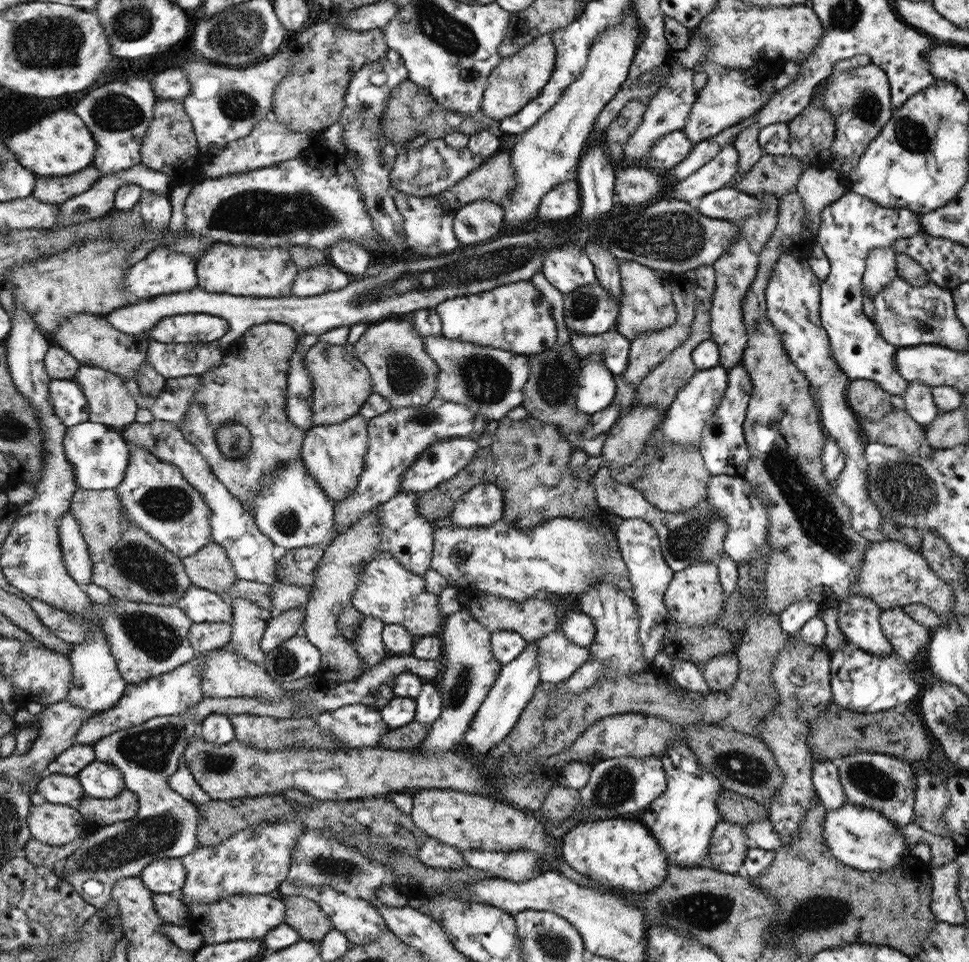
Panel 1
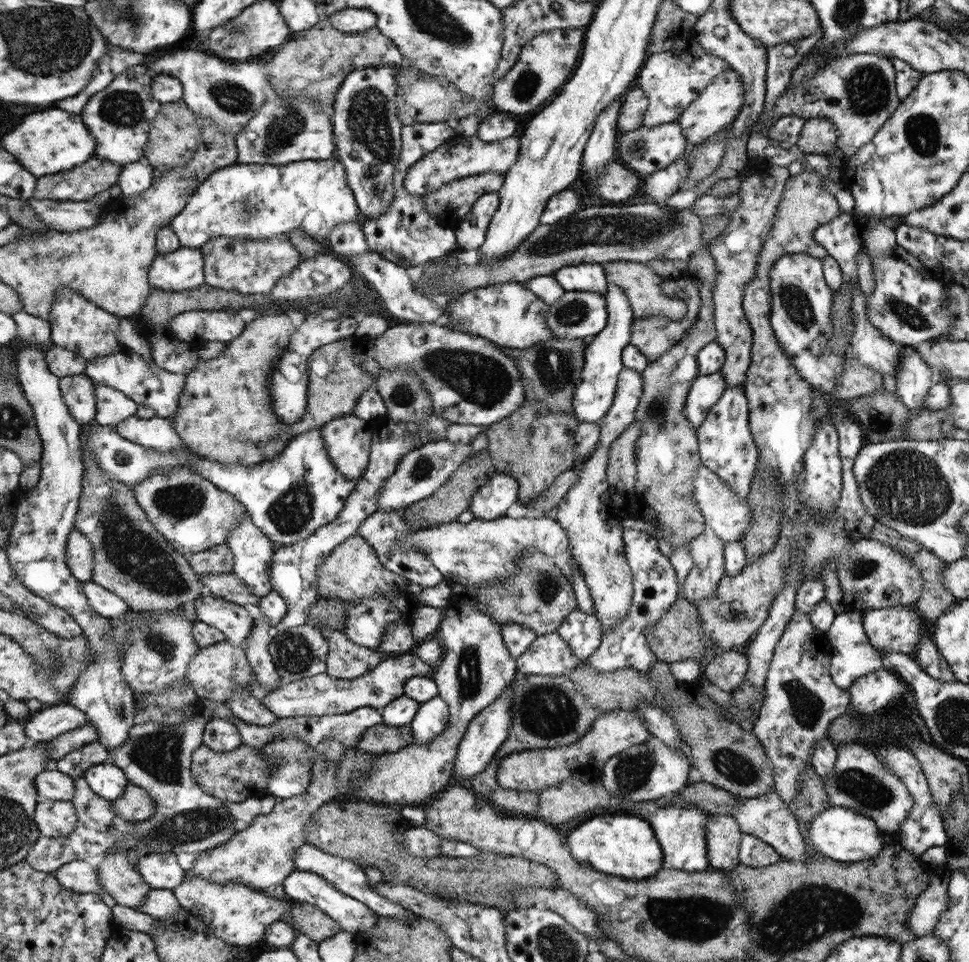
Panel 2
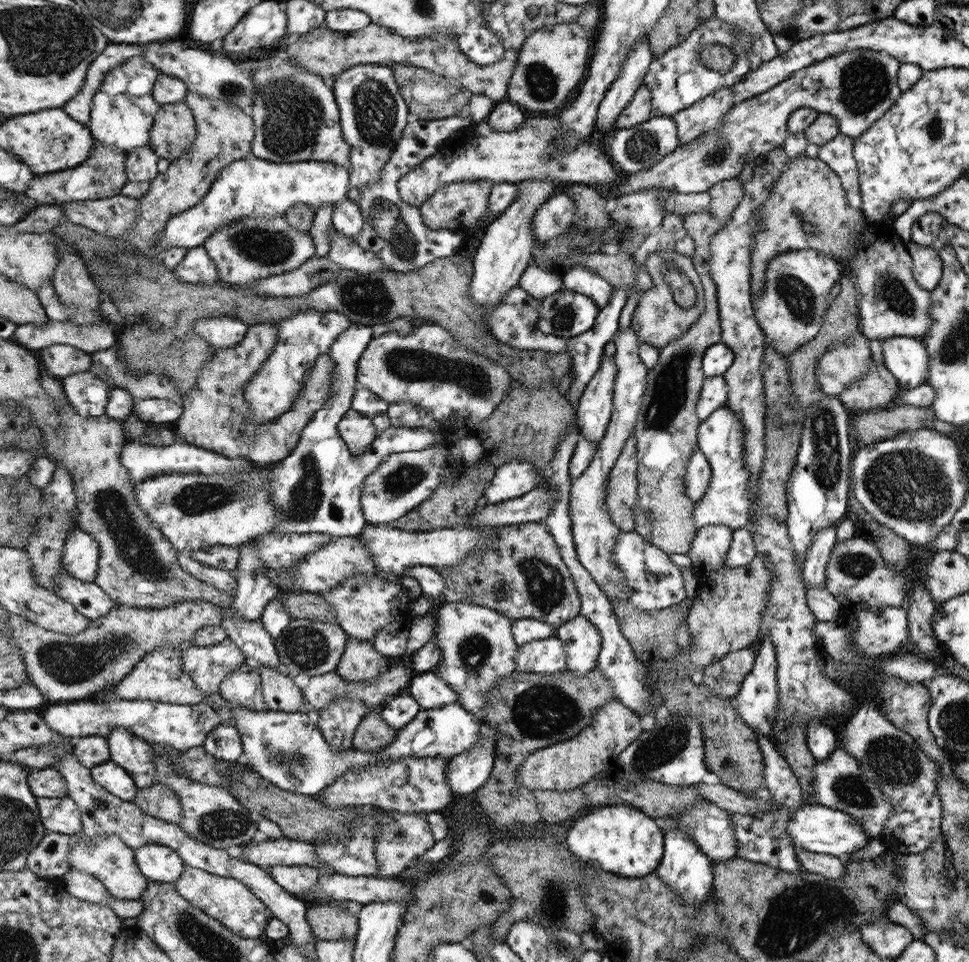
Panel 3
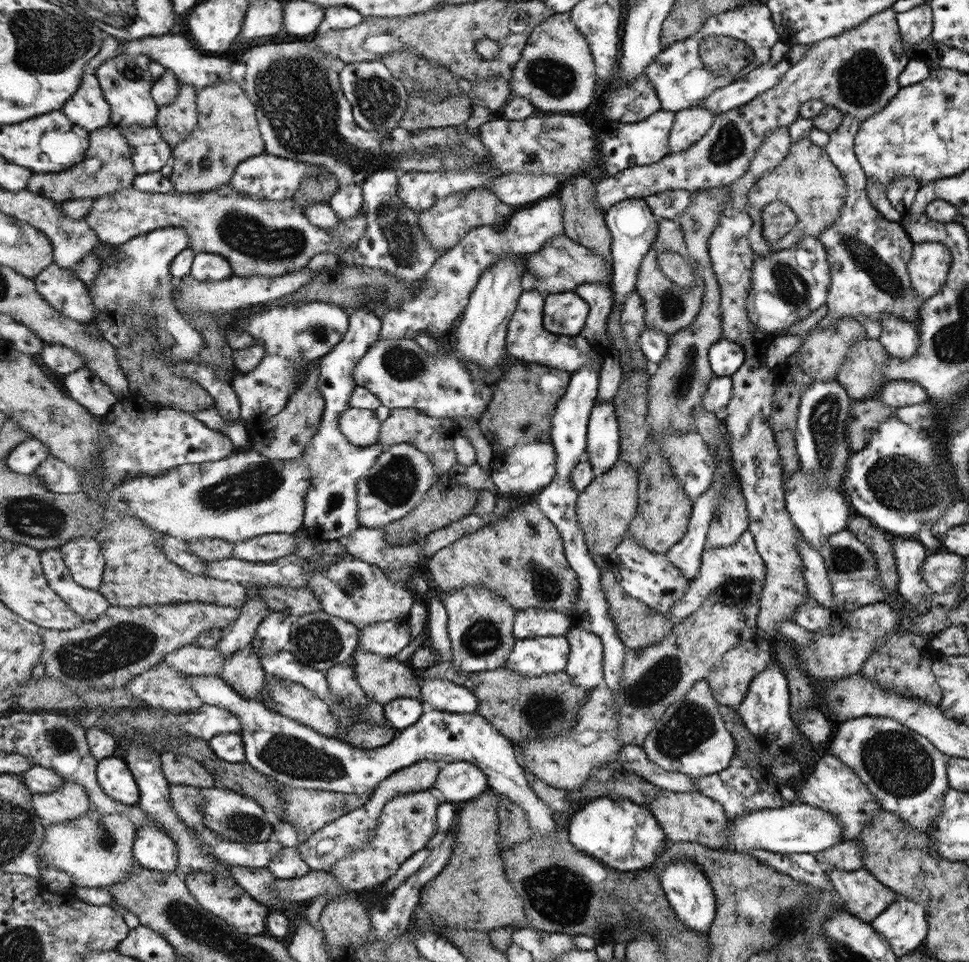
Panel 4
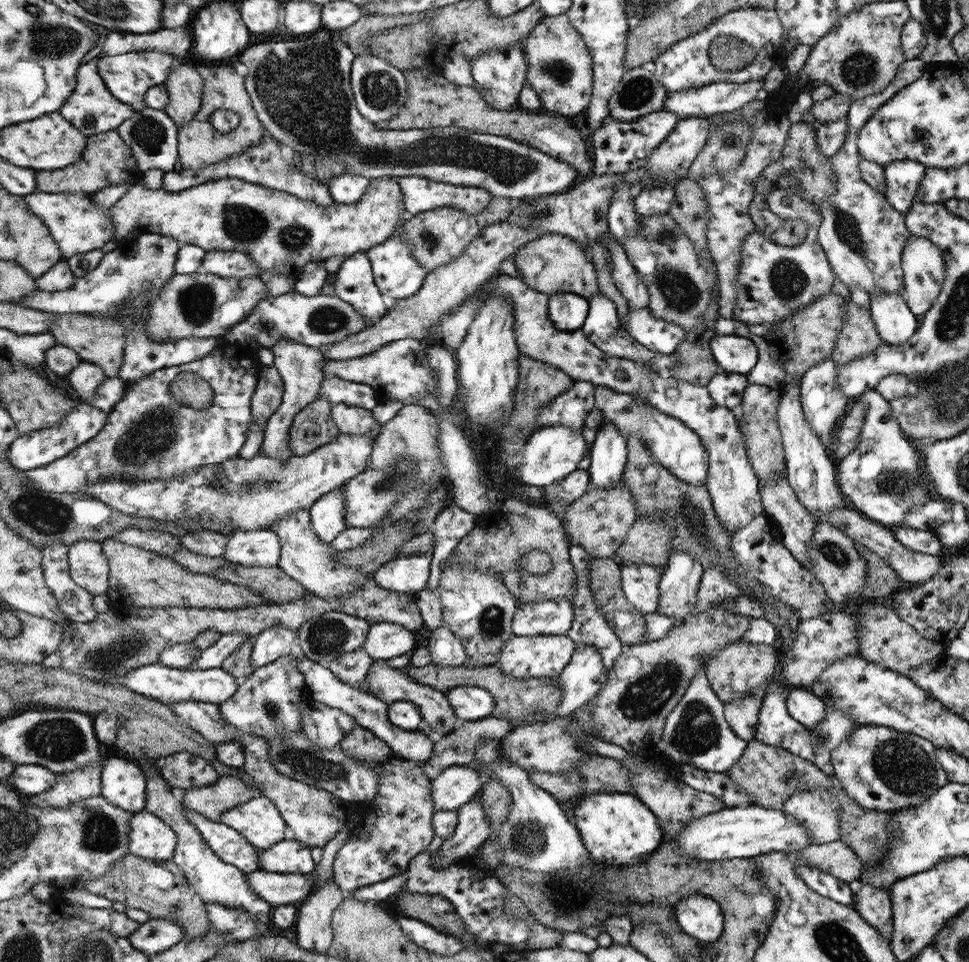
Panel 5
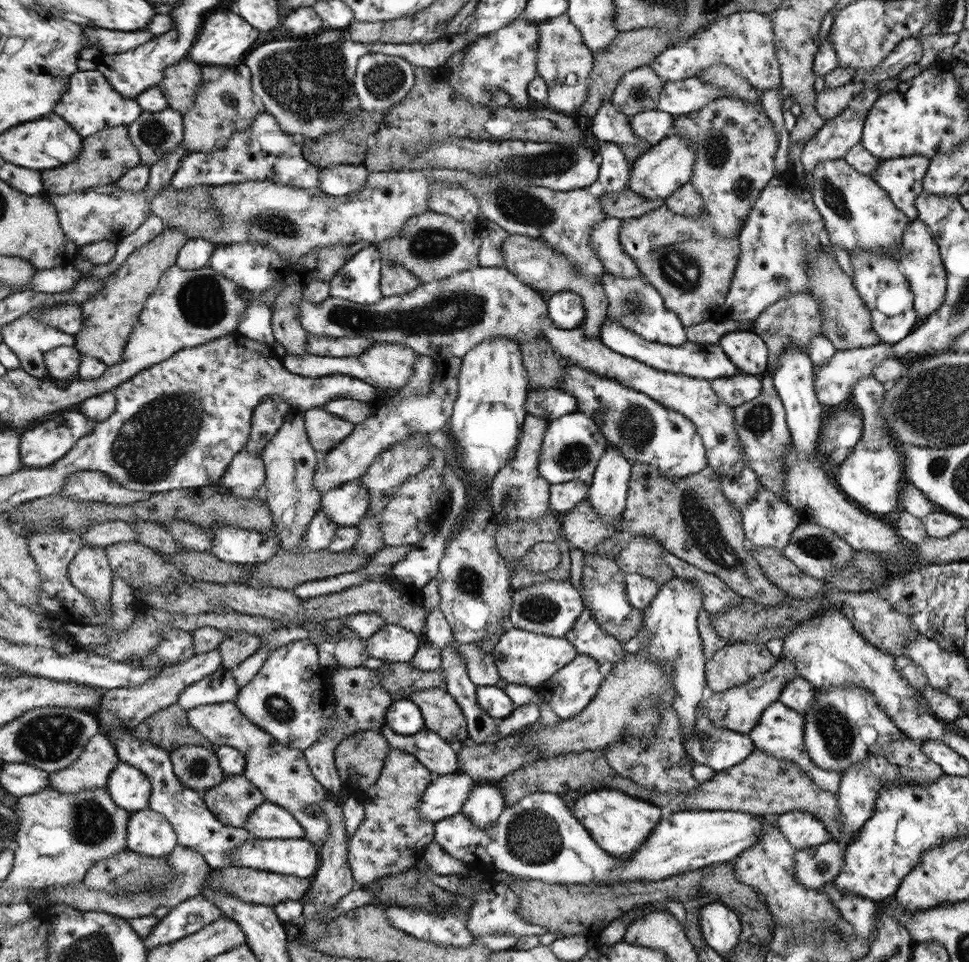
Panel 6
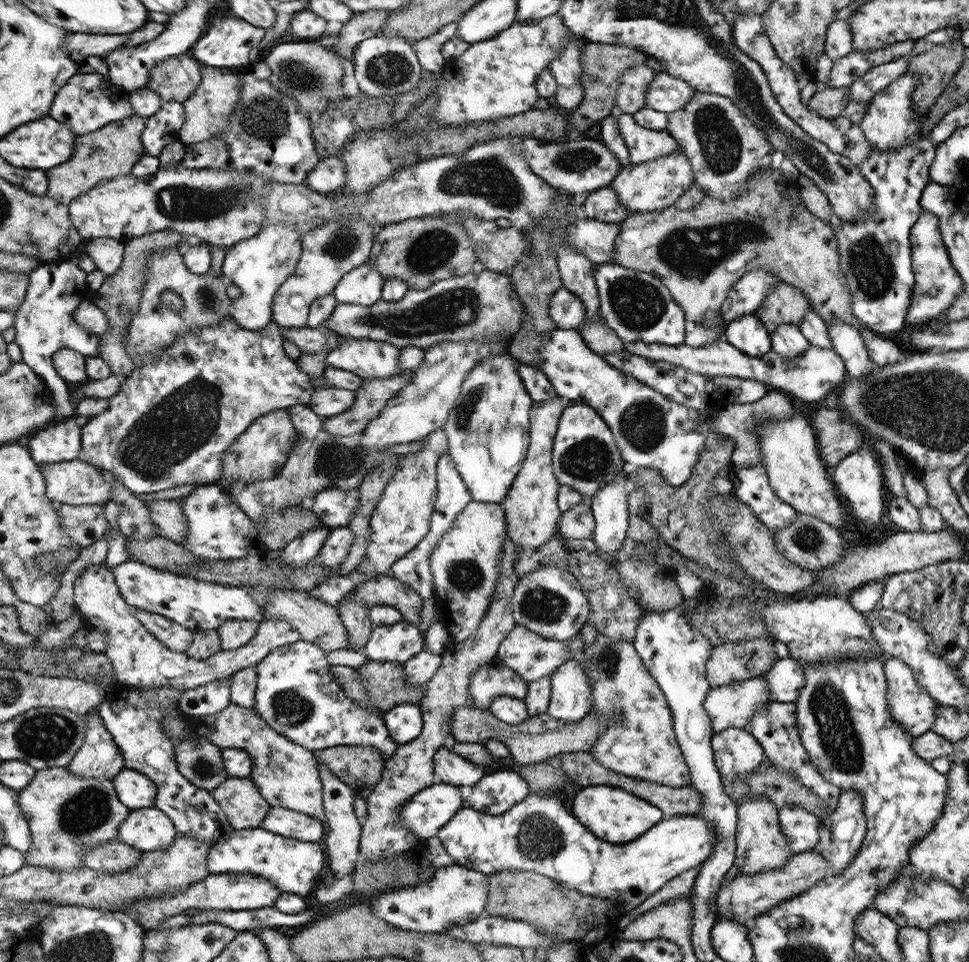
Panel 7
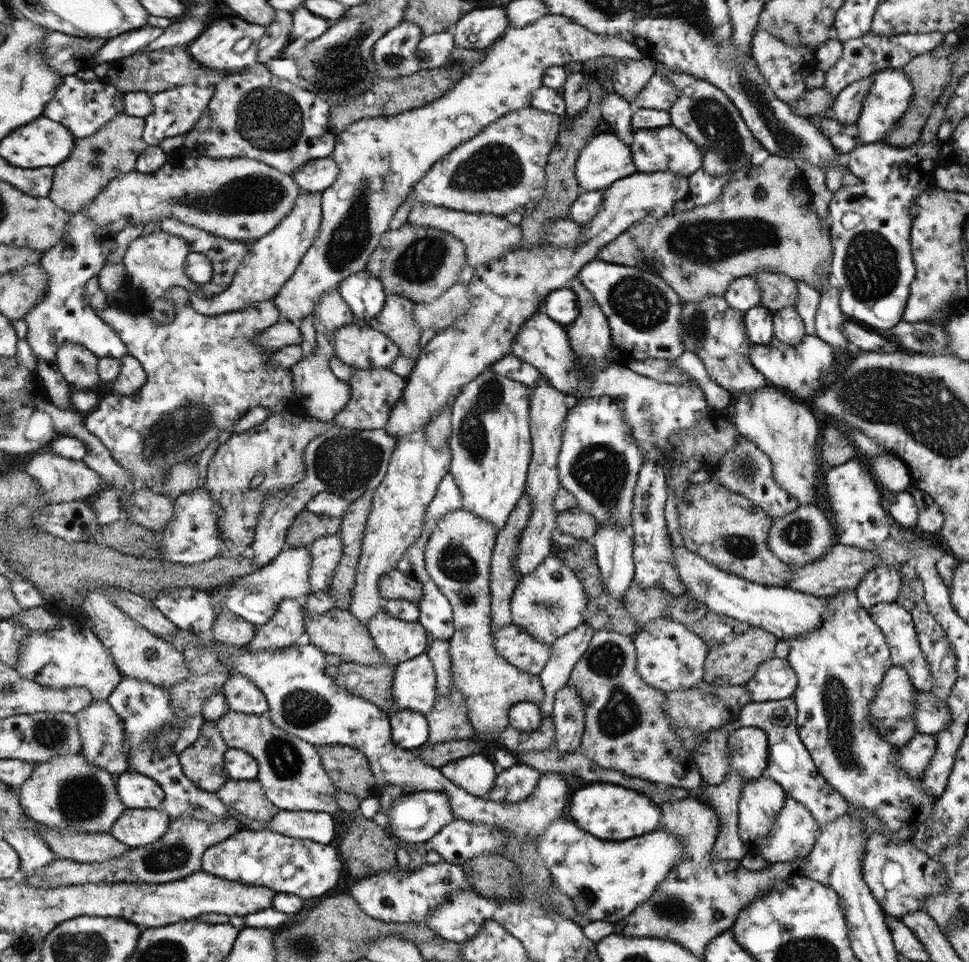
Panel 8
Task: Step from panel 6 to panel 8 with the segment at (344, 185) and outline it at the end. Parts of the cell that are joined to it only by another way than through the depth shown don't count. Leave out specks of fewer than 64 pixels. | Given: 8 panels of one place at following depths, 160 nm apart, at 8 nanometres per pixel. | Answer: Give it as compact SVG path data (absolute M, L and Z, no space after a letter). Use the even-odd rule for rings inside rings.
M331 157L315 159L298 167L293 177L302 192L322 193L337 179L338 166Z

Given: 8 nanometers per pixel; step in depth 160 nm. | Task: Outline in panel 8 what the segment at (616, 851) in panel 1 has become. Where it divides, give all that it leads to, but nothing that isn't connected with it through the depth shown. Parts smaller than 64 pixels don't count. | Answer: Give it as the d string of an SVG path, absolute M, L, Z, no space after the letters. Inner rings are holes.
M614 783L590 784L574 792L570 800L570 816L582 830L598 834L608 841L624 841L657 830L661 824L661 807L639 791L630 790Z

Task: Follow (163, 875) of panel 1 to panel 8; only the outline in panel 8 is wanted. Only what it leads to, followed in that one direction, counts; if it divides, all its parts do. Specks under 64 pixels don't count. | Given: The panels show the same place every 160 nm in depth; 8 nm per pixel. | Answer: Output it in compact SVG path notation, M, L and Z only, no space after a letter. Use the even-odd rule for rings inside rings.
M127 808L110 834L127 847L138 848L161 840L169 832L171 819L165 810Z

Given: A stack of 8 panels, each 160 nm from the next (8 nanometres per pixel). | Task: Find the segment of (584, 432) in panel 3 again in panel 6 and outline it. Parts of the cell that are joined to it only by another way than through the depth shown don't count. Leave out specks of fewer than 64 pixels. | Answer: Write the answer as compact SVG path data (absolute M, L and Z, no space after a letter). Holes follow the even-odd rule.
M609 445L597 464L593 481L588 484L587 500L601 517L613 523L622 520L631 477L630 462L617 448Z

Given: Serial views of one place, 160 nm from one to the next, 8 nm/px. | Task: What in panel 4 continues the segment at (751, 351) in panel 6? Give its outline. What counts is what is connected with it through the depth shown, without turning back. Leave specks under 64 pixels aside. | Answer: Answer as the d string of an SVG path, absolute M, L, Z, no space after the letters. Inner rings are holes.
M722 338L709 349L709 363L716 376L732 376L745 362L744 347Z

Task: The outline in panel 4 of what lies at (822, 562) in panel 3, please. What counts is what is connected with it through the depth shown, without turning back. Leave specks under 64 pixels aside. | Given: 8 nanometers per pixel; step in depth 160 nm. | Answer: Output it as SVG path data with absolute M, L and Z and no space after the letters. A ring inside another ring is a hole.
M801 465L797 472L785 480L784 489L785 505L788 507L797 530L800 530L807 544L816 550L819 551L829 536L847 528L850 508L842 497L842 492L833 490L823 480L813 478L811 472L803 472Z

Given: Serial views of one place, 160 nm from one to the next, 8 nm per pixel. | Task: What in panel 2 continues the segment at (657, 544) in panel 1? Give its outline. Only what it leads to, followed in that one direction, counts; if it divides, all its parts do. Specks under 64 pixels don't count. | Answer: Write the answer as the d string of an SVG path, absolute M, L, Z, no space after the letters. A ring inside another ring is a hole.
M626 529L624 541L625 555L633 573L633 603L629 614L618 623L618 627L603 633L600 646L596 648L594 654L590 654L585 663L600 673L626 667L638 671L650 671L657 658L646 642L646 631L662 619L662 615L672 607L679 596L680 580L669 558L658 549L657 539L645 531Z

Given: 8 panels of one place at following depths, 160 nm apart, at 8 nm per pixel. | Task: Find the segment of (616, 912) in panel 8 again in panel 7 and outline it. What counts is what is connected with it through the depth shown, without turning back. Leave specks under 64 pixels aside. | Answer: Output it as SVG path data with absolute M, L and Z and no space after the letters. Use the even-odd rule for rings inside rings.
M553 793L529 794L522 802L504 812L504 815L486 814L472 807L464 807L440 830L437 837L446 852L455 858L460 866L485 875L500 870L533 871L587 897L609 900L613 905L622 905L621 914L636 908L679 874L704 864L717 846L715 828L708 819L699 814L665 816L664 820L657 822L648 831L648 834L642 834L642 838L637 838L638 842L622 845L602 842L604 839L598 838L592 832L574 814L566 811L562 801Z

